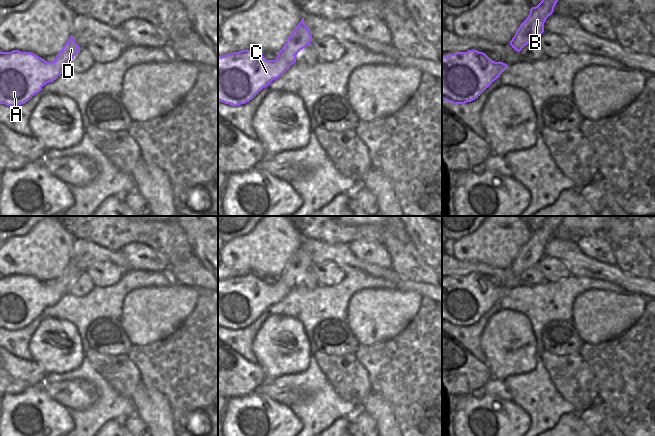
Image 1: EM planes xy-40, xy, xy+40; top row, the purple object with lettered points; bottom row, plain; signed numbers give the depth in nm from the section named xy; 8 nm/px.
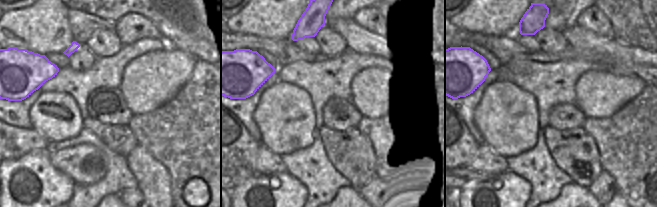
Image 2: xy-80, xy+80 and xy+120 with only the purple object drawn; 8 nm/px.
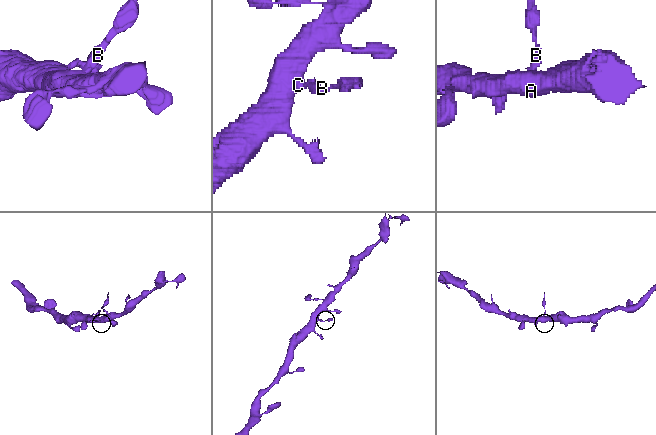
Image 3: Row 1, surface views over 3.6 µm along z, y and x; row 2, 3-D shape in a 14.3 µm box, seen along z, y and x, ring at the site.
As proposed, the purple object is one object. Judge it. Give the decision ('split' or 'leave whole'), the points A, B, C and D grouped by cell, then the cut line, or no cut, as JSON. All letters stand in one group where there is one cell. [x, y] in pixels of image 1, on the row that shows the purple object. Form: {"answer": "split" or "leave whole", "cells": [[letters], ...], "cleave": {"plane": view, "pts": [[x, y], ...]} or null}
{"answer": "split", "cells": [["A", "C"], ["B", "D"]], "cleave": {"plane": "xy-40", "pts": [[56, 55], [65, 63], [66, 68]]}}

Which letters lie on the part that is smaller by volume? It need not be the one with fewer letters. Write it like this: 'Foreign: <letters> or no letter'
Foreign: B, D

